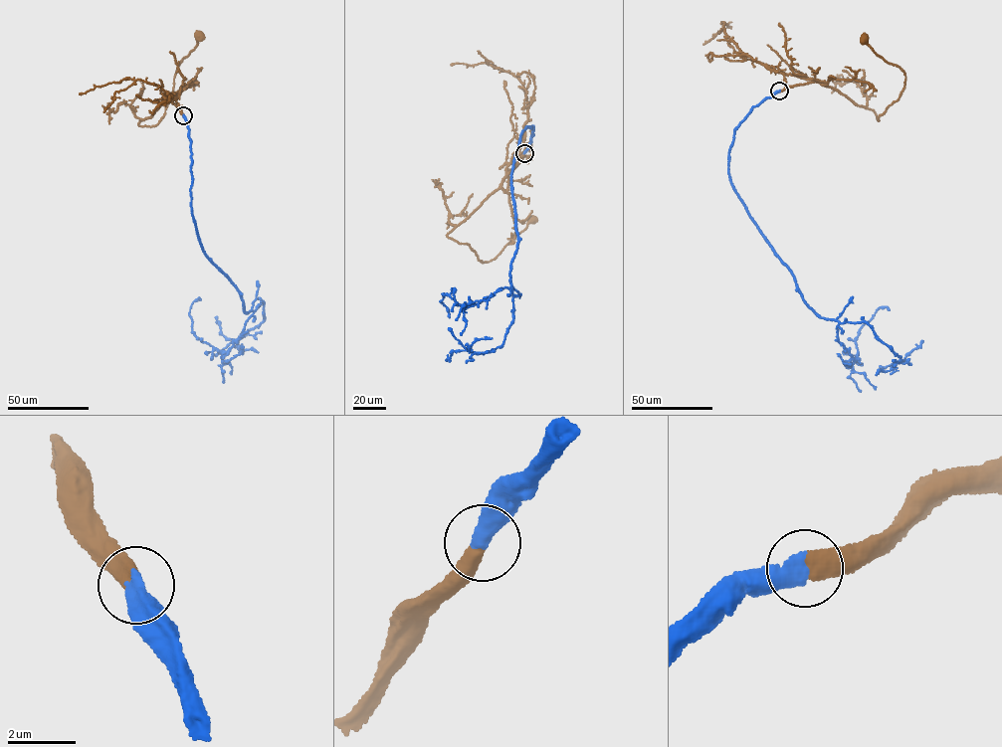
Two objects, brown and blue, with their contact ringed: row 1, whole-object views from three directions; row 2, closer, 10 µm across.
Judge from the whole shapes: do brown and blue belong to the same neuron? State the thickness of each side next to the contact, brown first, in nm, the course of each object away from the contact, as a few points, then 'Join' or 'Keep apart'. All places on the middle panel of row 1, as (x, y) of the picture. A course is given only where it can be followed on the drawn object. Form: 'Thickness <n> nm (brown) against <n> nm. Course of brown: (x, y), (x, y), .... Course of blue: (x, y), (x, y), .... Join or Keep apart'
Thickness 550 nm (brown) against 600 nm. Course of brown: (524, 153), (504, 176), (501, 185), (447, 234), (459, 243), (469, 245), (479, 260), (488, 262), (533, 220). Course of blue: (524, 153), (532, 126), (521, 133), (510, 179), (518, 238), (511, 289), (465, 308), (443, 293), (449, 317). Join

